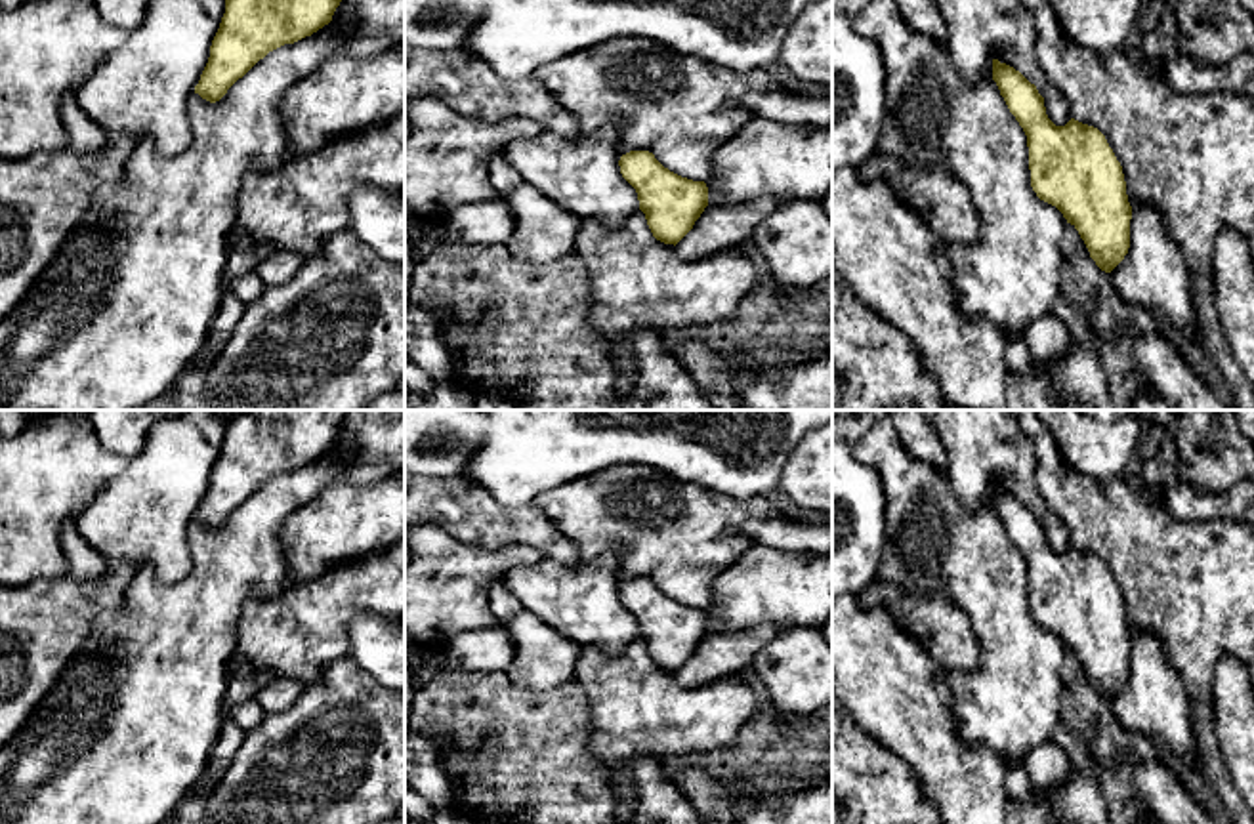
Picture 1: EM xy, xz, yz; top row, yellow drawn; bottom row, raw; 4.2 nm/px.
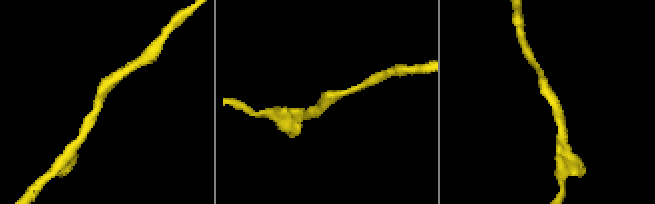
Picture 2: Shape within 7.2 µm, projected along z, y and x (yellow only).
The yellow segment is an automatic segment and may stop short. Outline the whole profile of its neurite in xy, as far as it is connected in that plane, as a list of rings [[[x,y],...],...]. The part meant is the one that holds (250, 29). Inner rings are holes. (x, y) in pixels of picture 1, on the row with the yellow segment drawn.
[[[225,0],[195,93],[216,103],[269,52],[311,36],[342,0]]]

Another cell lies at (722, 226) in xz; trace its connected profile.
[[[760,196],[744,204],[708,202],[693,229],[676,244],[676,252],[685,261],[697,261],[741,246],[779,204],[775,196]]]

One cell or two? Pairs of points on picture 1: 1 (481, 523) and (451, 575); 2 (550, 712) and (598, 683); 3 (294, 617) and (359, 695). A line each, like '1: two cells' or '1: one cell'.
1: two cells
2: two cells
3: two cells

